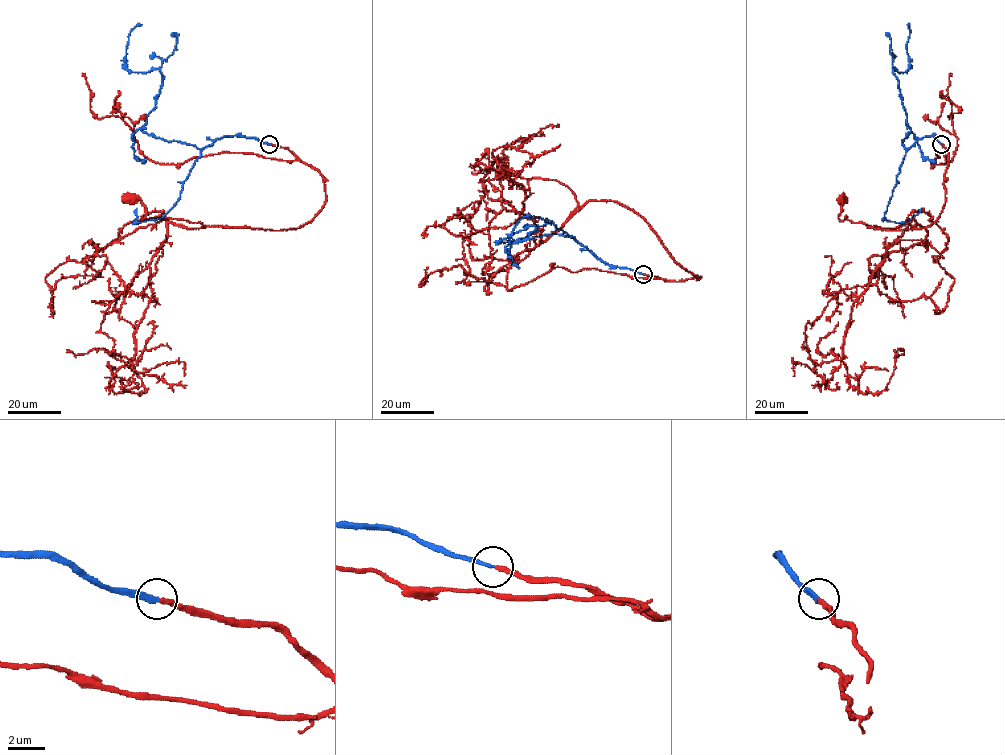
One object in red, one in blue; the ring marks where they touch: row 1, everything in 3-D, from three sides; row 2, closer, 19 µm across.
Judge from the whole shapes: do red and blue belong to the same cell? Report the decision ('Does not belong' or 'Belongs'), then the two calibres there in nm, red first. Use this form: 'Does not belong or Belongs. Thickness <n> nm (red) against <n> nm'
Belongs. Thickness 240 nm (red) against 240 nm

